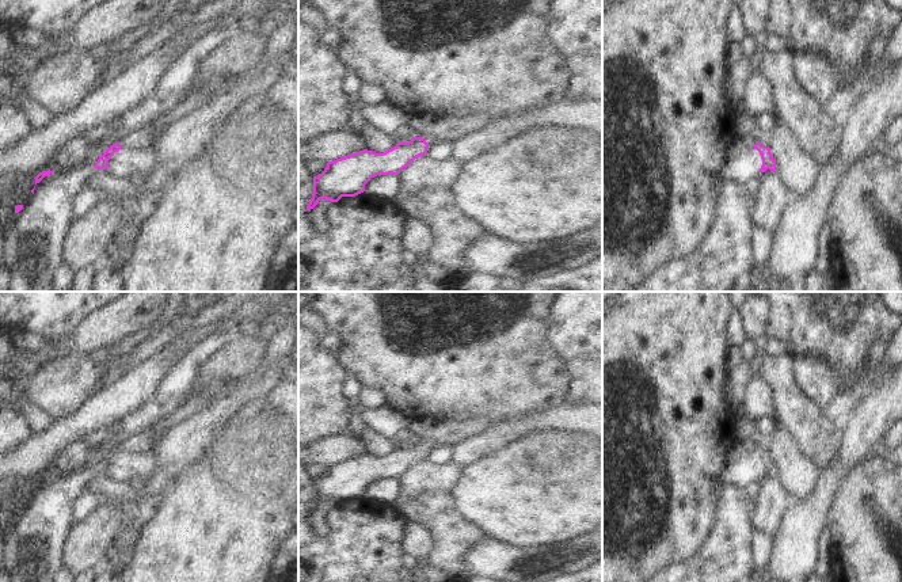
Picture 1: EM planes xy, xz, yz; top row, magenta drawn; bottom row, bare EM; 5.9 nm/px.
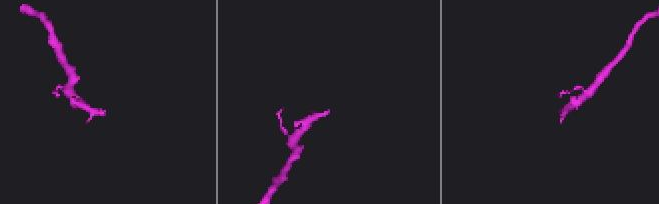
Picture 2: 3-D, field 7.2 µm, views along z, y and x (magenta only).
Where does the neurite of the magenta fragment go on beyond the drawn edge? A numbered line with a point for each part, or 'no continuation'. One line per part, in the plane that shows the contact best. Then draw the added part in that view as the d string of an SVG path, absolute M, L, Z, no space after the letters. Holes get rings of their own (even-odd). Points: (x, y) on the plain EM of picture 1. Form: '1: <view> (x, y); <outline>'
1: yz (743, 466); M737 442L727 453L722 482L724 486L746 491L749 486L757 483L761 469L761 459L749 444Z

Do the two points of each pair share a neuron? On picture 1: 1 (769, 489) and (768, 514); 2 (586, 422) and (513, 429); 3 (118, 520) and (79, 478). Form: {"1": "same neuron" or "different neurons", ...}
{"1": "same neuron", "2": "same neuron", "3": "different neurons"}

